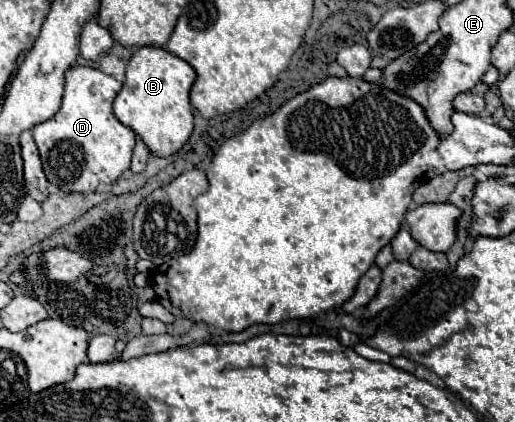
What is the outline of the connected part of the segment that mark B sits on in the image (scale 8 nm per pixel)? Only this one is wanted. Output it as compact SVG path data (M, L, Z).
M151 45L137 47L137 51L129 59L123 89L119 91L113 103L115 117L123 125L133 129L145 141L151 153L167 157L179 151L193 131L189 91L195 79L197 79L195 69L187 61L169 53L167 49Z

